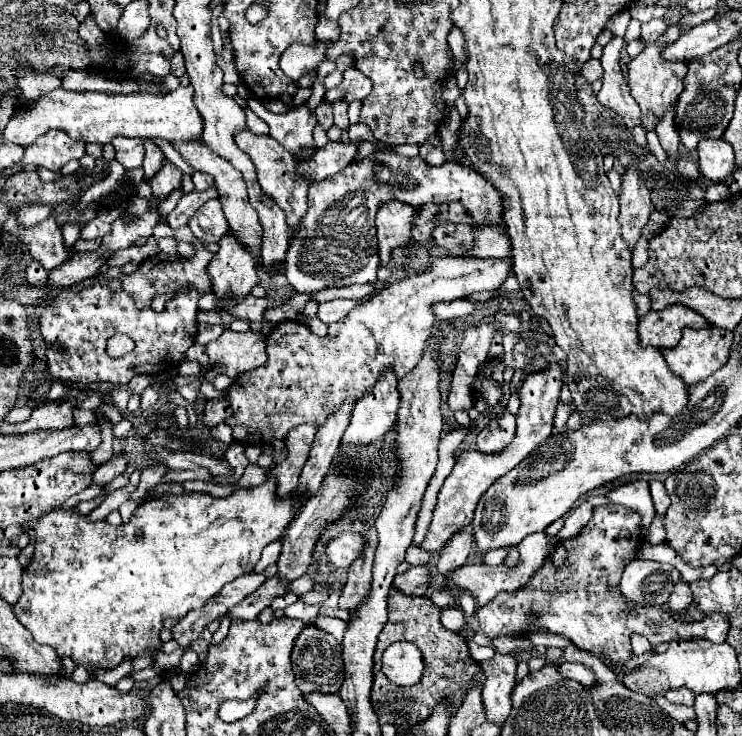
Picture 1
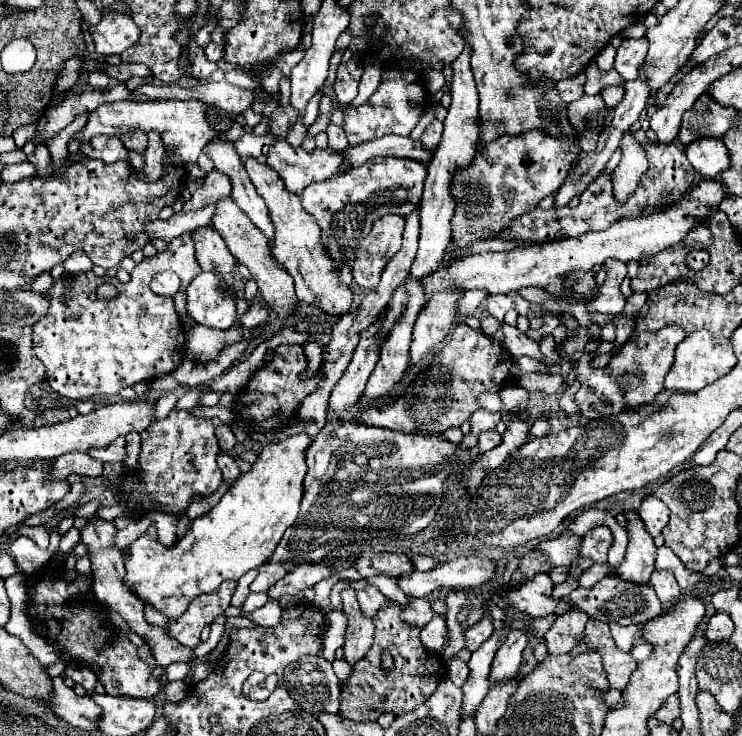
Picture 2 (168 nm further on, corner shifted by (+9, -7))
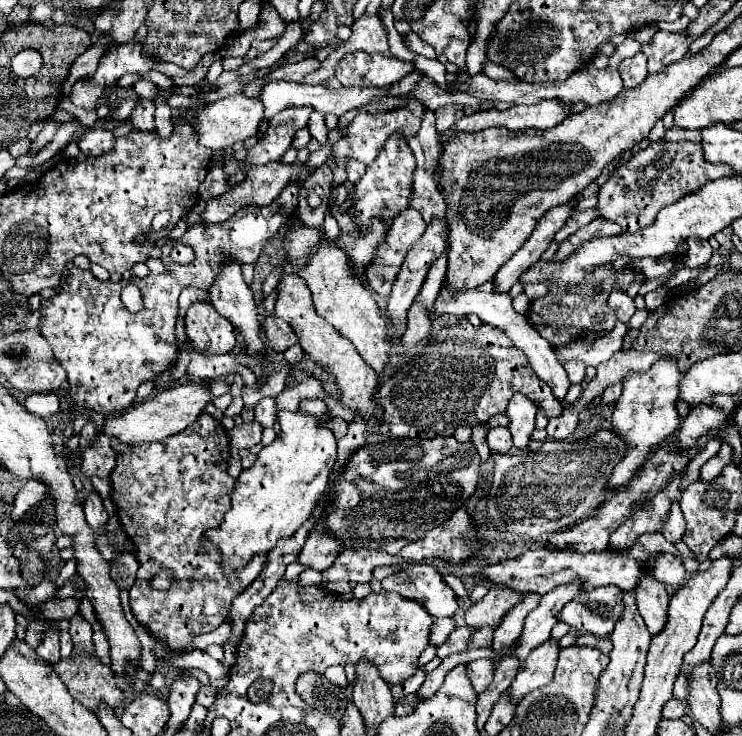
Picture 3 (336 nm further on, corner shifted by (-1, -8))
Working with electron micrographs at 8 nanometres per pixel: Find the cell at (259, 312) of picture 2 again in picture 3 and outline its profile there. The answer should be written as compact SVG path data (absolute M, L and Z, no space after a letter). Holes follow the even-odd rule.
M275 315L265 317L263 323L261 323L261 327L263 327L265 337L269 339L269 343L271 343L277 351L285 351L285 349L289 349L291 345L297 343L297 337L295 337L291 325L287 325L283 319L279 319L279 317L275 317Z

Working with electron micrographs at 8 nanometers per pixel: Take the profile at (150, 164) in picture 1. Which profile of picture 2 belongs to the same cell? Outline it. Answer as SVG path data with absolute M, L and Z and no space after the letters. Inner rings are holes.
M127 132L125 136L121 136L121 140L127 148L133 148L137 152L145 152L147 148L147 134L141 134L141 132Z

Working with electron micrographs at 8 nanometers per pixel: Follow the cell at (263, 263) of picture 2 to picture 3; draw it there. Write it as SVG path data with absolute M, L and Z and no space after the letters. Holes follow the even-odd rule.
M281 271L279 283L275 287L275 295L277 295L275 297L275 315L293 327L303 351L309 353L317 363L321 363L325 369L329 369L335 375L335 381L337 381L339 391L341 391L341 401L345 405L353 407L357 413L381 415L381 409L377 409L371 403L371 395L375 393L375 385L377 385L375 371L361 359L361 355L357 353L355 345L349 339L339 335L335 331L335 327L331 327L327 321L323 321L323 317L317 315L307 283L299 275L293 275L289 271Z

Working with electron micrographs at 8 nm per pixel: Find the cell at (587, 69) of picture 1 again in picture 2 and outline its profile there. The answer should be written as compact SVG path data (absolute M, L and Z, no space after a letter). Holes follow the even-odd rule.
M579 72L577 76L571 76L571 78L565 78L565 80L555 82L555 88L557 88L561 100L565 104L569 104L569 102L579 100L583 96L583 84L585 84L585 74Z

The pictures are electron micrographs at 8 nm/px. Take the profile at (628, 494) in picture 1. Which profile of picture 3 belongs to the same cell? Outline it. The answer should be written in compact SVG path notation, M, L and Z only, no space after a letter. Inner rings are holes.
M659 553L643 561L643 577L639 579L639 585L633 591L637 599L637 609L651 635L655 635L663 627L663 621L667 619L667 605L669 605L669 593L665 585L657 581L653 575L657 559Z

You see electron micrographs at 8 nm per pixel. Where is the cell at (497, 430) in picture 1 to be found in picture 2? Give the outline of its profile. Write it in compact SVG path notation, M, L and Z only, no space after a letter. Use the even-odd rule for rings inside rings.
M487 430L479 434L479 452L493 450L499 444L501 444L501 434L497 430Z

